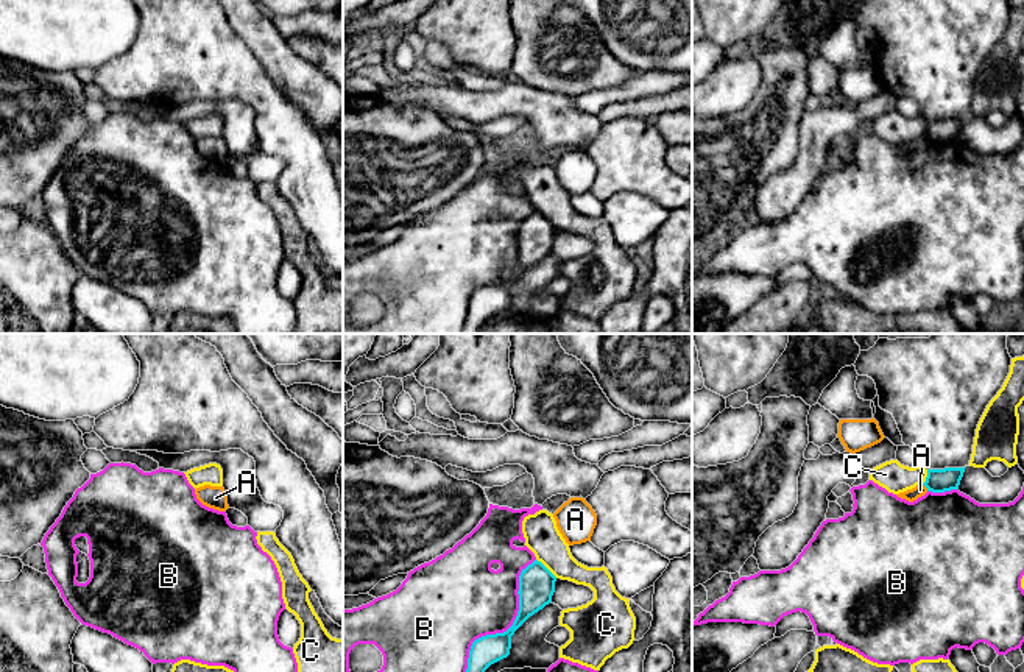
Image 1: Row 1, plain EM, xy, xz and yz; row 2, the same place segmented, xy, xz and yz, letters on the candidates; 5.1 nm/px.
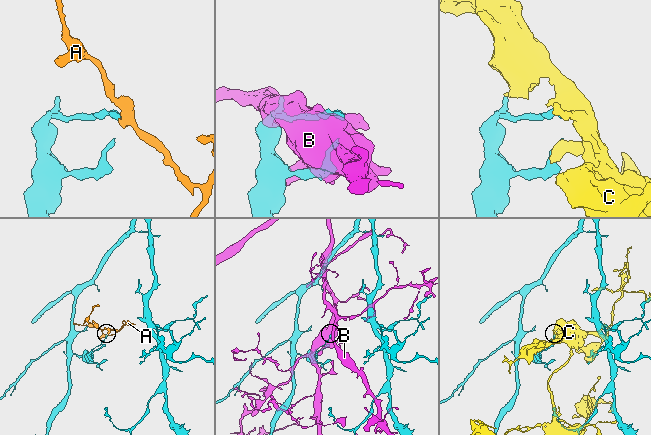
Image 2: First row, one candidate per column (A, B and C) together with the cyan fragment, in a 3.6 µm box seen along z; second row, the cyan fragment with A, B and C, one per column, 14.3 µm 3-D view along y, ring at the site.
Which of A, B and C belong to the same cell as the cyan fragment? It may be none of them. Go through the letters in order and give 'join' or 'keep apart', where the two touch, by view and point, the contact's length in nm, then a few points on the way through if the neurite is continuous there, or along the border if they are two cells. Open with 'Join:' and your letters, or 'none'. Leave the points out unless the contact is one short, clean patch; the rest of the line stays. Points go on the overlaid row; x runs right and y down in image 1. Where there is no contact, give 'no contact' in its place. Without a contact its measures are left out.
Join: none
A: keep apart; meets cyan in yz at (925, 485); contact 50 nm long; border along yz (921, 484), (928, 490)
B: keep apart; meets cyan in xz at (512, 626); contact 700 nm long
C: keep apart; meets cyan in xz at (546, 568); contact 150 nm long

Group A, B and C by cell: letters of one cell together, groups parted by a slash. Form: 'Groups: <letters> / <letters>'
Groups: A / B / C

